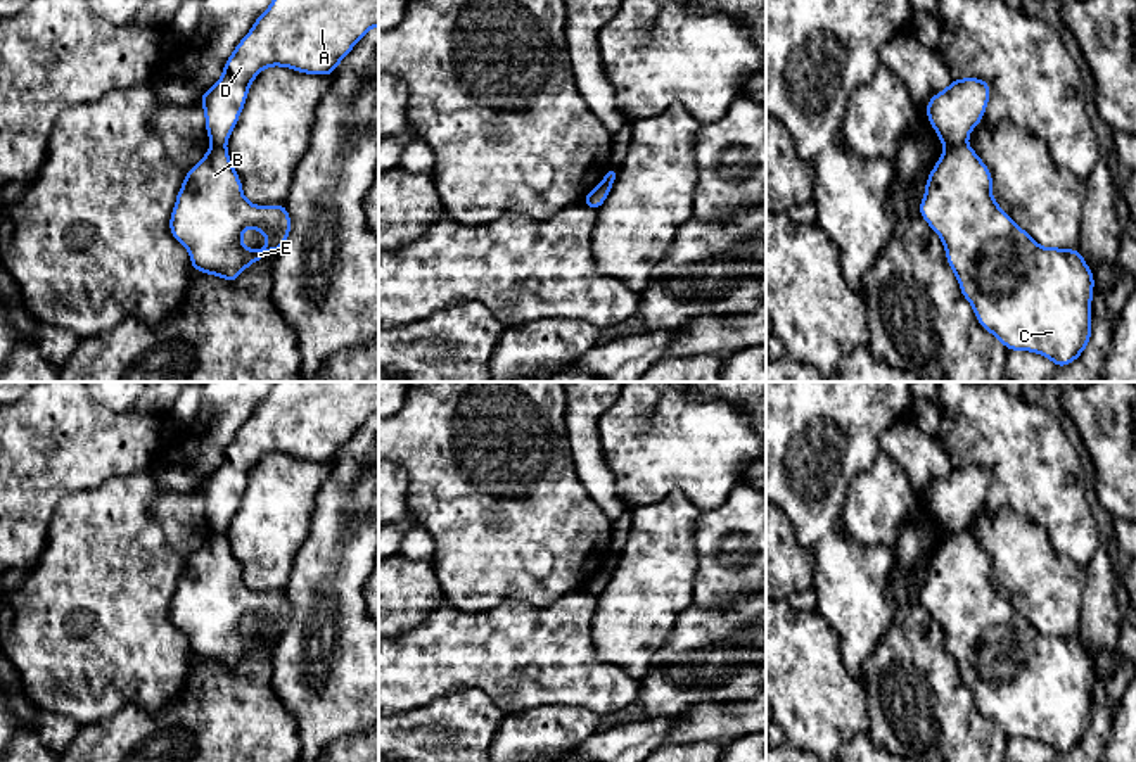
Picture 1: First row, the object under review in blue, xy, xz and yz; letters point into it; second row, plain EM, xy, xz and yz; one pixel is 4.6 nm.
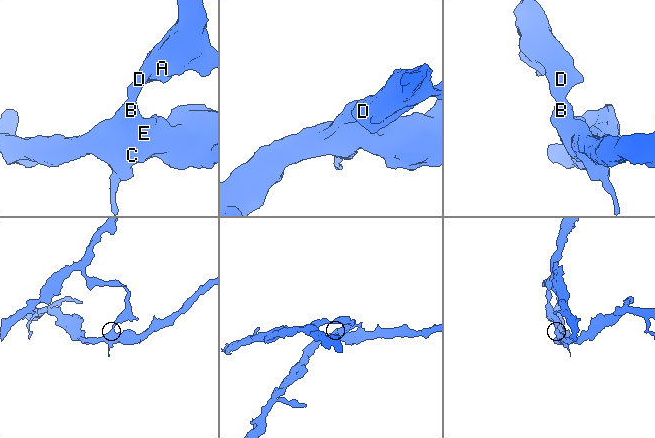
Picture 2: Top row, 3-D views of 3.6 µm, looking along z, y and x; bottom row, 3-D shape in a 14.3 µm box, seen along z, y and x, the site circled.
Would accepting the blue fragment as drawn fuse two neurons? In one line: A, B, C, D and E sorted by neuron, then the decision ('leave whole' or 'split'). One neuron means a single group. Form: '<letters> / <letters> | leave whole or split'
A D / B C E | split

